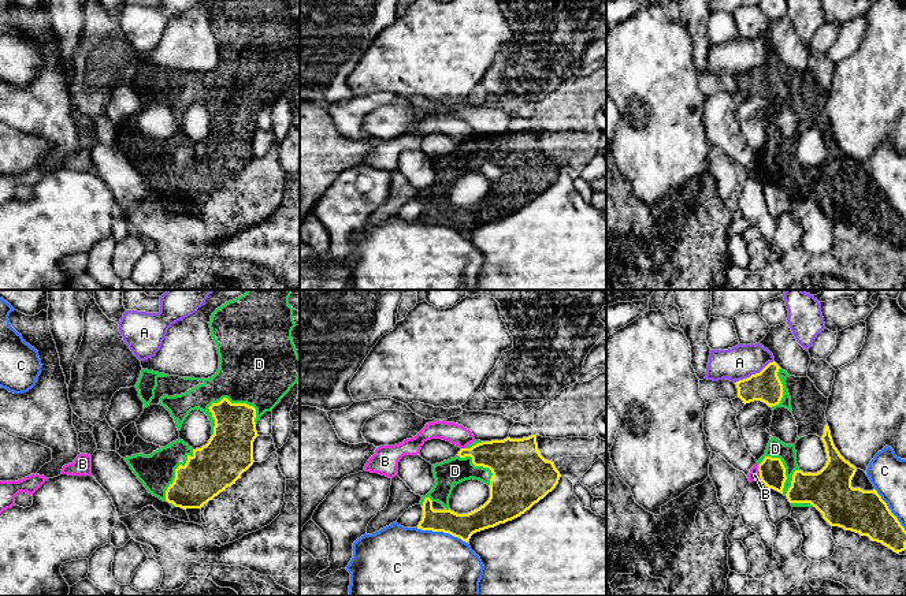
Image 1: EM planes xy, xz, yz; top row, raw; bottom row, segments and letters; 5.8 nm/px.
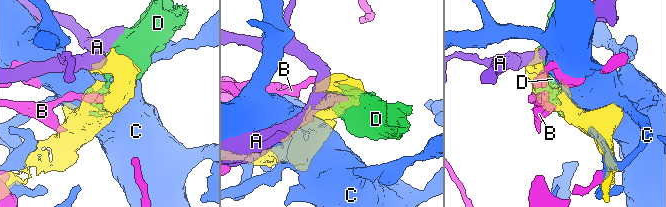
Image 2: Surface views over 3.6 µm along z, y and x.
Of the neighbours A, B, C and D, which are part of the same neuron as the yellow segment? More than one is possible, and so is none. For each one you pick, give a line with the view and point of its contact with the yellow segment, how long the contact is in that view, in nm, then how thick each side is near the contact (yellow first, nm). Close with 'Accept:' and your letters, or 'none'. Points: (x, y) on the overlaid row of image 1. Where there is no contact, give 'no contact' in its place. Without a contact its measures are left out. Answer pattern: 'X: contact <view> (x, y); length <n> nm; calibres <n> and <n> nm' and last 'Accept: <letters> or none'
D: contact xy (218, 402); length 300 nm; calibres 260 and 360 nm
Accept: D

